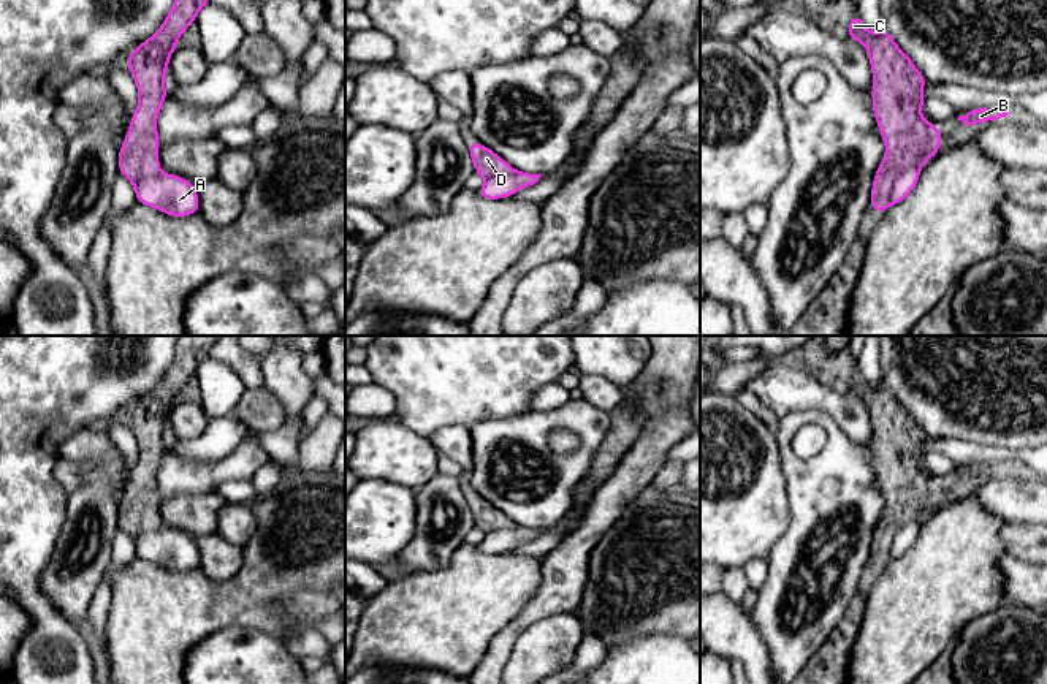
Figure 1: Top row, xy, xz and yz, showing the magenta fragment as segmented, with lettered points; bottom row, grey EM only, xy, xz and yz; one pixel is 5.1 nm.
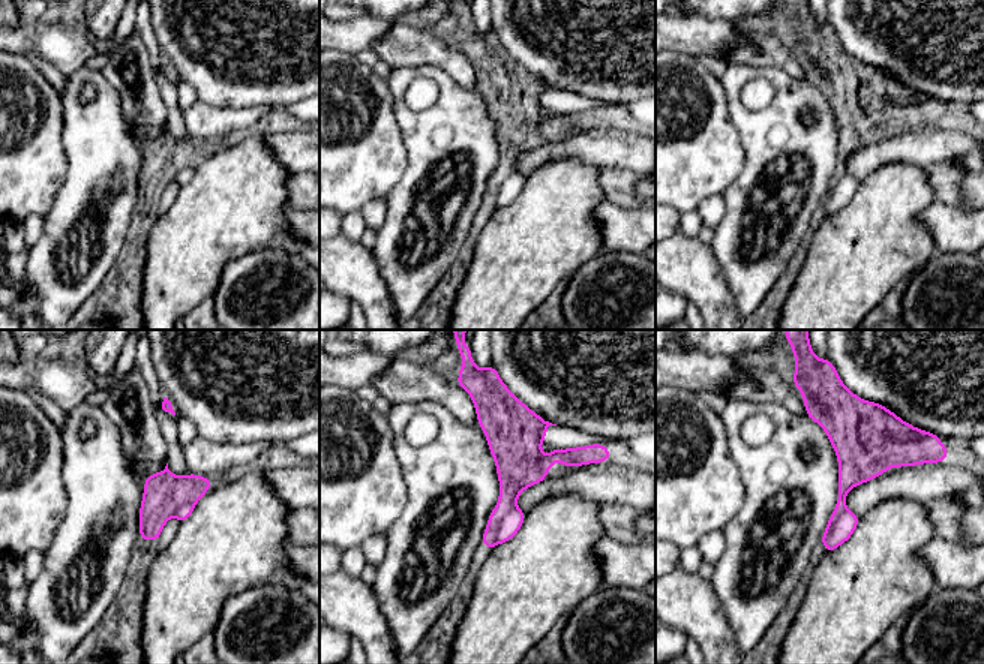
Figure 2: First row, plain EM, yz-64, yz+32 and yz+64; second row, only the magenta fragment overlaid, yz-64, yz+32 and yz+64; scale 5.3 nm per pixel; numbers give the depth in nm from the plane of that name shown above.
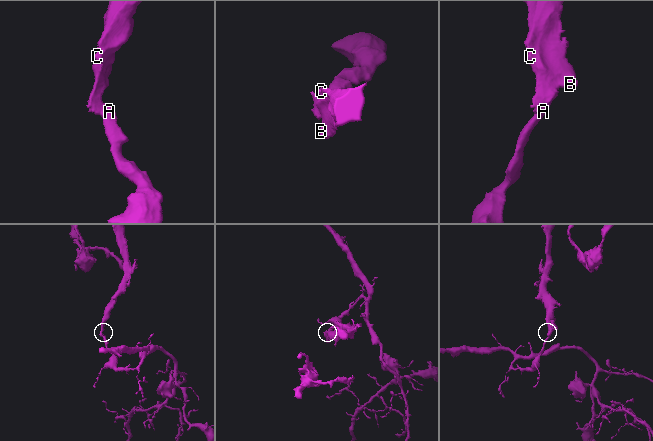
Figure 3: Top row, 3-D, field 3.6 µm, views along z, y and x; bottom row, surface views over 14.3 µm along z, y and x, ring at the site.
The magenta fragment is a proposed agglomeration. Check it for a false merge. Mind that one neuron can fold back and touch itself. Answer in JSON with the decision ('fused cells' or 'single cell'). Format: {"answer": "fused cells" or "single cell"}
{"answer": "fused cells"}

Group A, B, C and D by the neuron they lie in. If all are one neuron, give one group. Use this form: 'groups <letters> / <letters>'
groups A / B C D

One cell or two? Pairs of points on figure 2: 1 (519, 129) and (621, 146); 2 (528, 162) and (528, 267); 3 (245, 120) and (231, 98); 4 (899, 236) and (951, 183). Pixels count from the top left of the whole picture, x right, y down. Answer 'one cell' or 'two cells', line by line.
1: two cells
2: two cells
3: two cells
4: two cells

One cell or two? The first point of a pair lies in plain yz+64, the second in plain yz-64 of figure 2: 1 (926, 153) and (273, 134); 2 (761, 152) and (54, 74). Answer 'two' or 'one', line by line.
1: one
2: two

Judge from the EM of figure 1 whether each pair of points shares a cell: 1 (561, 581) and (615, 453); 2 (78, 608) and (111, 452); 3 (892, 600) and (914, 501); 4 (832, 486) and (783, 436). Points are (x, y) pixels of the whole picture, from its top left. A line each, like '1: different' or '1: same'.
1: same
2: different
3: different
4: same

